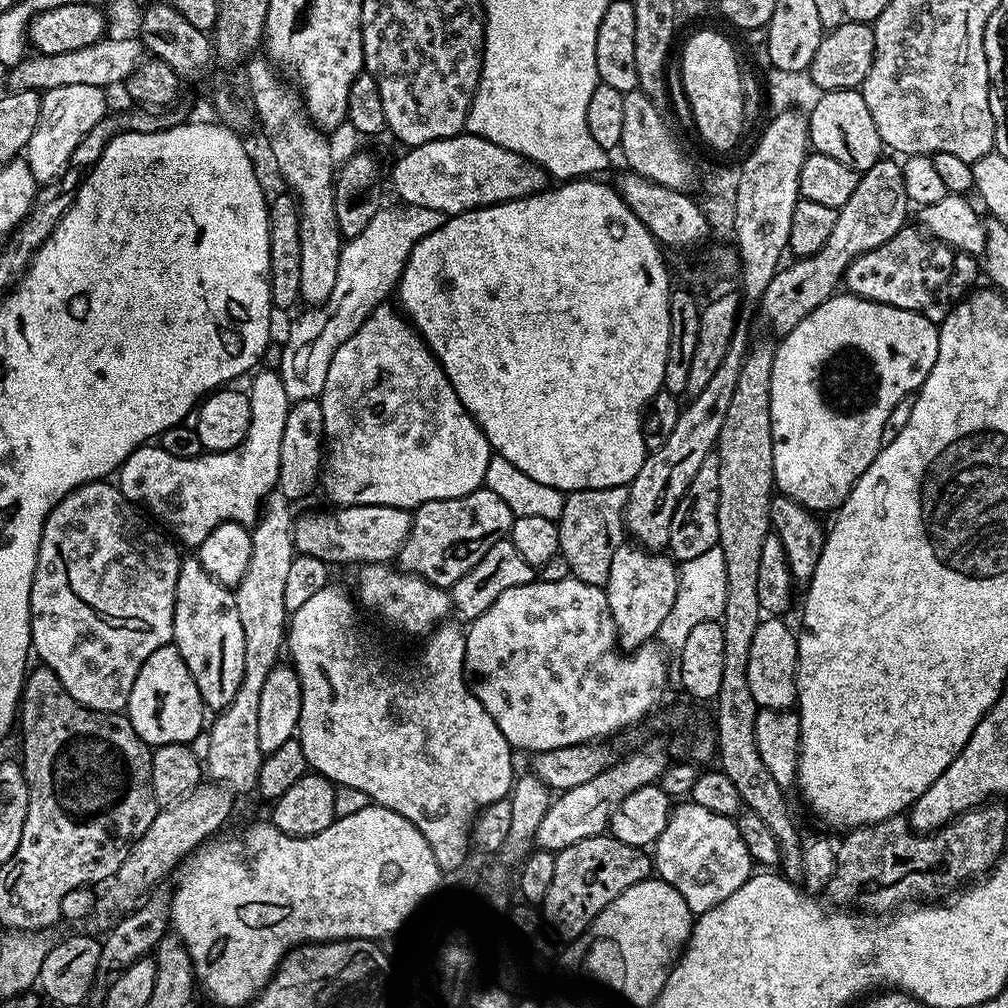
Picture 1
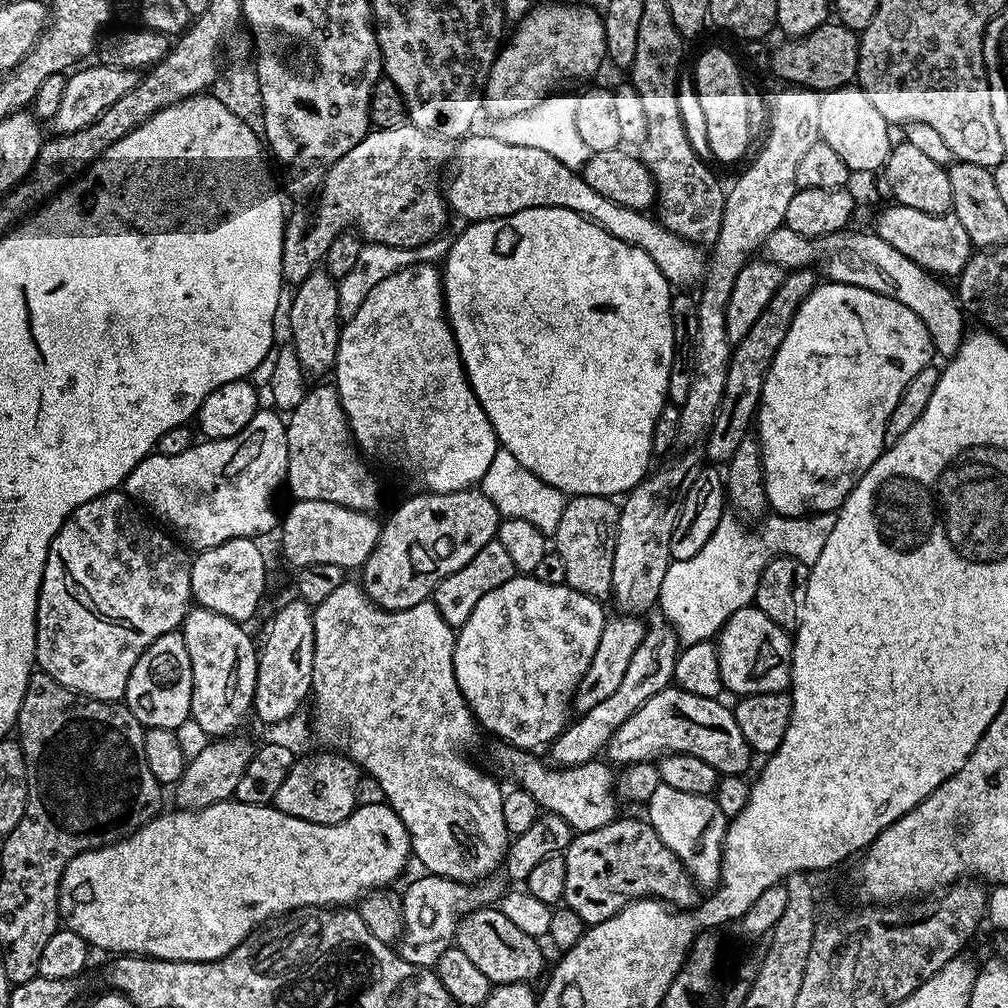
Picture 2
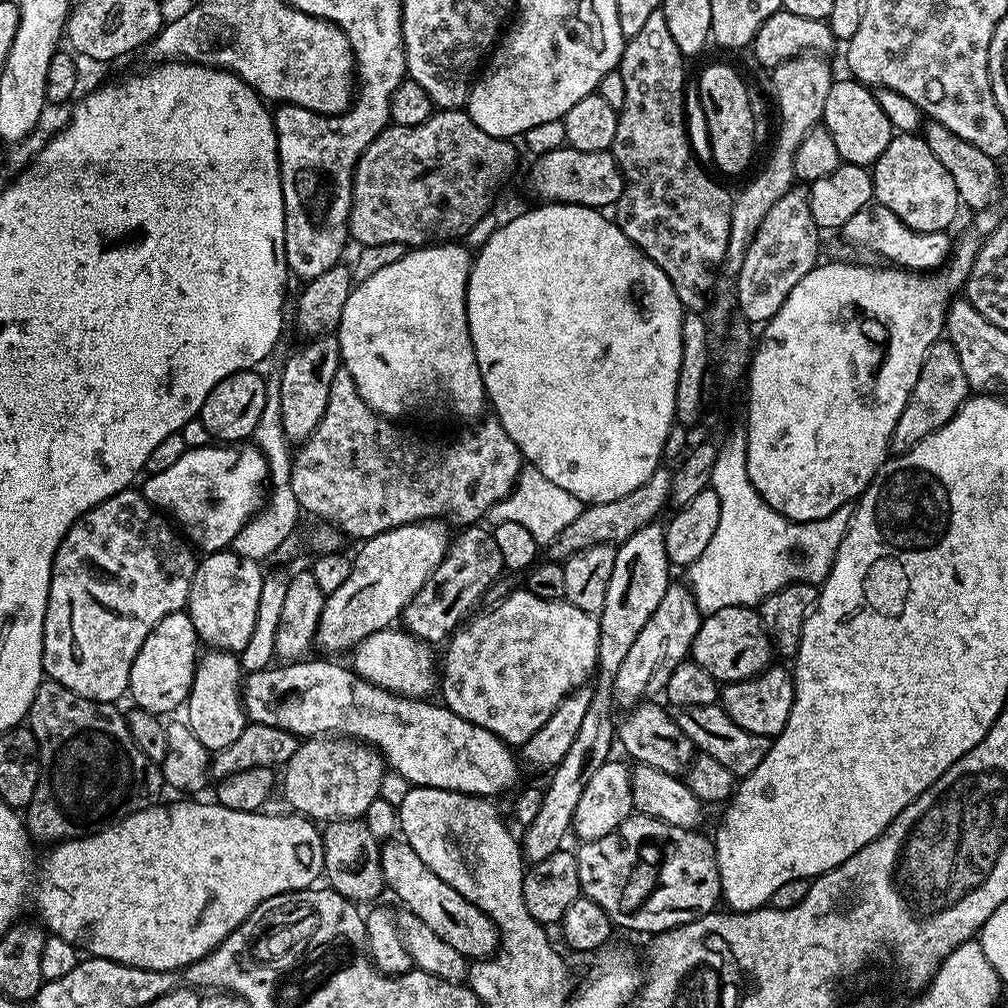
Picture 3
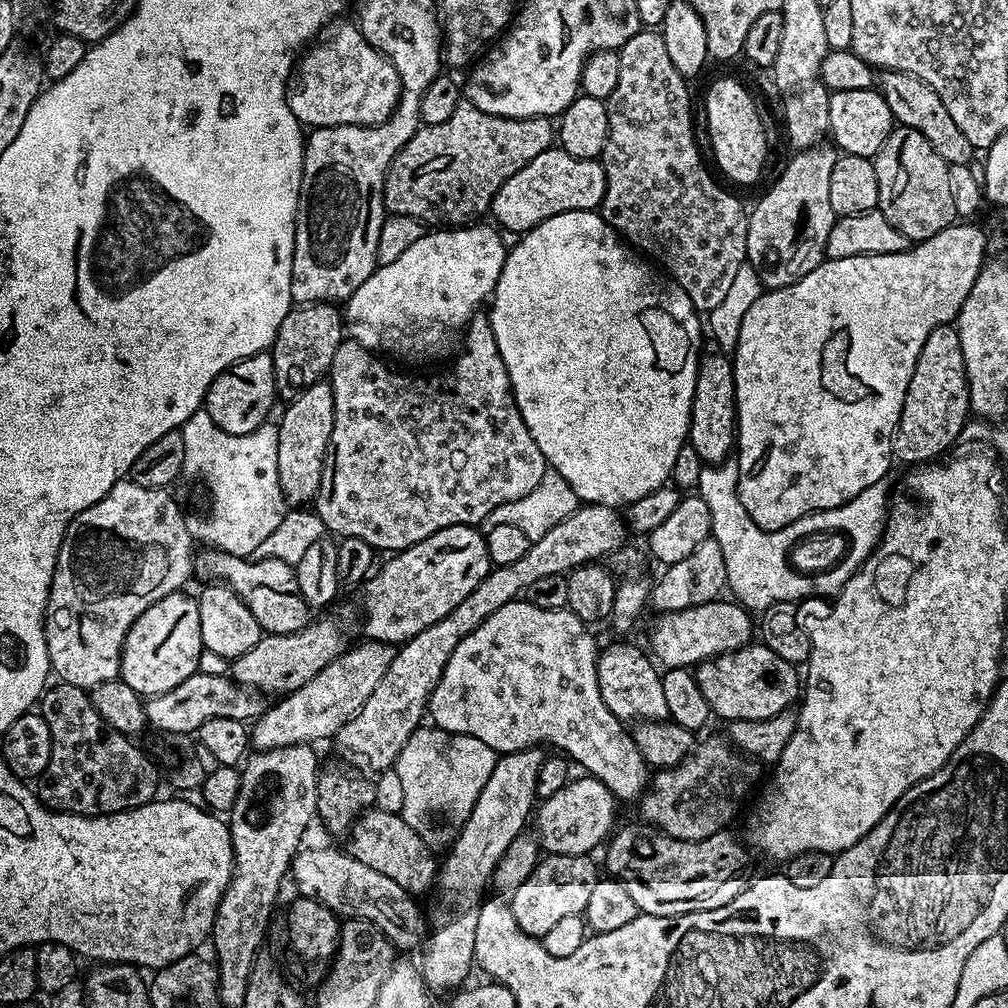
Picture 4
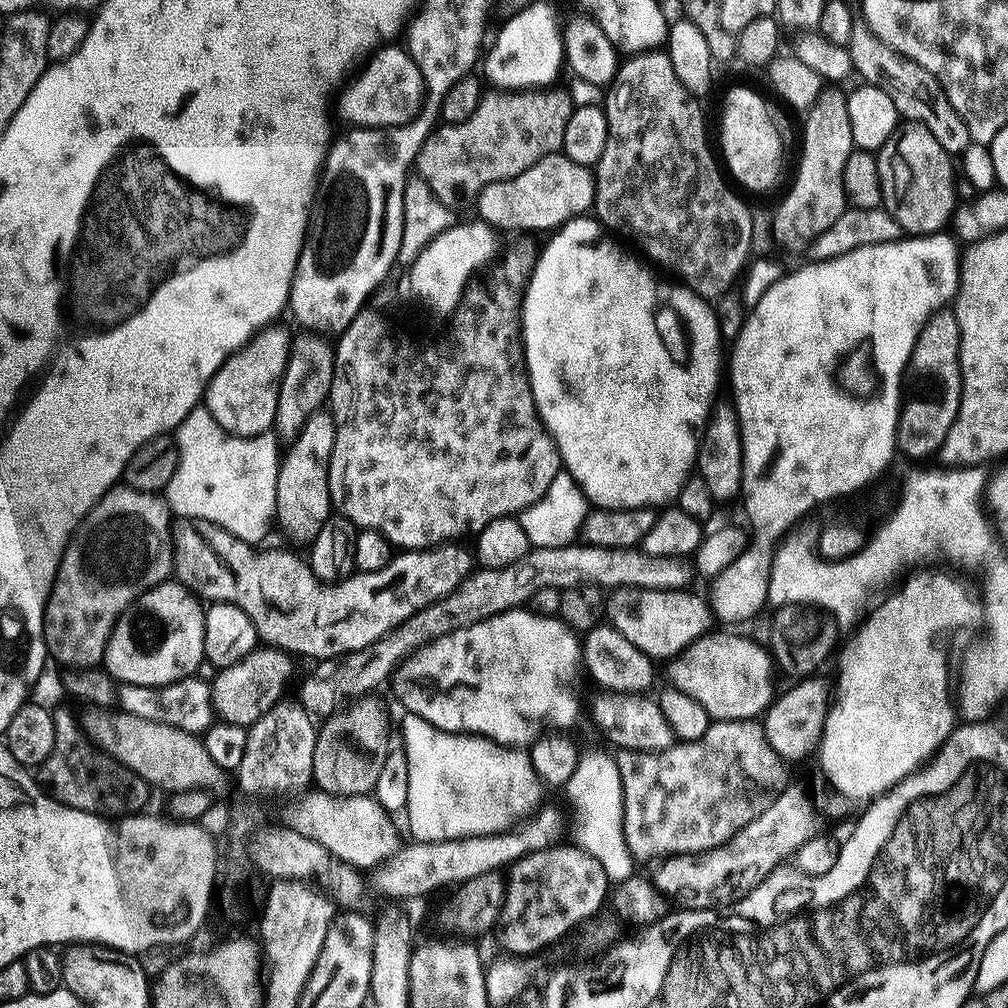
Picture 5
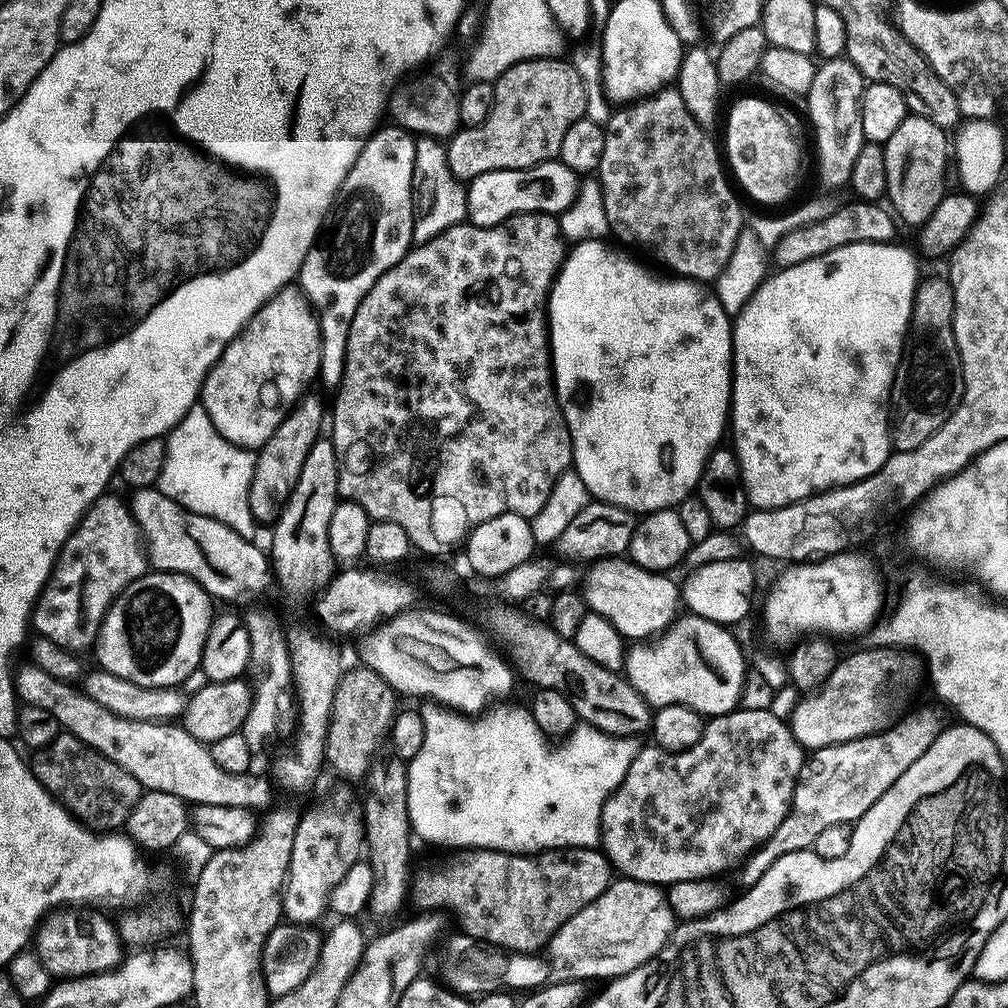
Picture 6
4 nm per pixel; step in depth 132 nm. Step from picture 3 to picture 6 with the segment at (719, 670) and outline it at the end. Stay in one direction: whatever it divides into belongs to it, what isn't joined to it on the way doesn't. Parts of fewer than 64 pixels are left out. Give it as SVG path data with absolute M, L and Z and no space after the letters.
M628 558L597 560L589 568L592 569L585 574L582 587L587 611L606 618L629 641L640 642L655 637L676 619L678 584L671 580L671 575L647 572Z

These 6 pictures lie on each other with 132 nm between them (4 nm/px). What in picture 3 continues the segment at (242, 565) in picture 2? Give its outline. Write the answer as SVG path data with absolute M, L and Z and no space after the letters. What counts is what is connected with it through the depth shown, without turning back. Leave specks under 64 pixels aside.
M227 550L205 555L197 563L186 611L190 622L194 622L197 637L203 643L205 640L209 649L240 654L243 653L243 648L251 642L252 635L256 632L256 619L260 616L260 599L264 596L264 572L256 564L259 563L253 557L239 556Z

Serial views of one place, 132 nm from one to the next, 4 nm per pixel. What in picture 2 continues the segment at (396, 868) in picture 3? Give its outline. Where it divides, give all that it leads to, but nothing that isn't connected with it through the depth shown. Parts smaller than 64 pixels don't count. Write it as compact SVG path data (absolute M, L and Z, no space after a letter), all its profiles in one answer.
M485 906L461 916L460 927L456 929L455 943L462 950L462 954L466 954L466 958L470 958L470 962L474 962L474 966L478 966L482 974L486 974L486 978L493 986L536 982L540 975L541 977L545 975L544 952L540 949L539 942L530 933L523 932L506 913L499 912L498 909L499 907L496 906Z

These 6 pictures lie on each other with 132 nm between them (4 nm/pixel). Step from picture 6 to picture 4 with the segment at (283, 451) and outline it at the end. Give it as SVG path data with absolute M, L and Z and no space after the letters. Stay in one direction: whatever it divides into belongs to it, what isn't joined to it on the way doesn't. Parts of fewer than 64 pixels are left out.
M321 302L318 304L301 304L293 306L282 318L282 326L278 326L278 334L274 338L272 347L272 361L274 362L274 374L276 375L276 394L281 401L287 402L309 388L312 384L319 384L329 375L334 354L338 346L346 339L346 320L335 303Z

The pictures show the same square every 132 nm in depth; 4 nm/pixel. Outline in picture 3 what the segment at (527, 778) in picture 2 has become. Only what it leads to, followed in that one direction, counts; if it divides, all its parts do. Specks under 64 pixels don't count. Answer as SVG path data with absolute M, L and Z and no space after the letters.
M301 658L285 663L284 668L260 668L243 677L244 710L254 724L265 724L293 732L298 738L325 734L343 734L354 740L375 746L389 769L402 774L409 785L418 788L441 788L451 792L465 792L468 796L496 798L516 780L521 765L518 756L490 730L454 714L443 703L431 704L428 698L397 696L384 688L363 680L351 667L335 664L335 659L312 660Z

